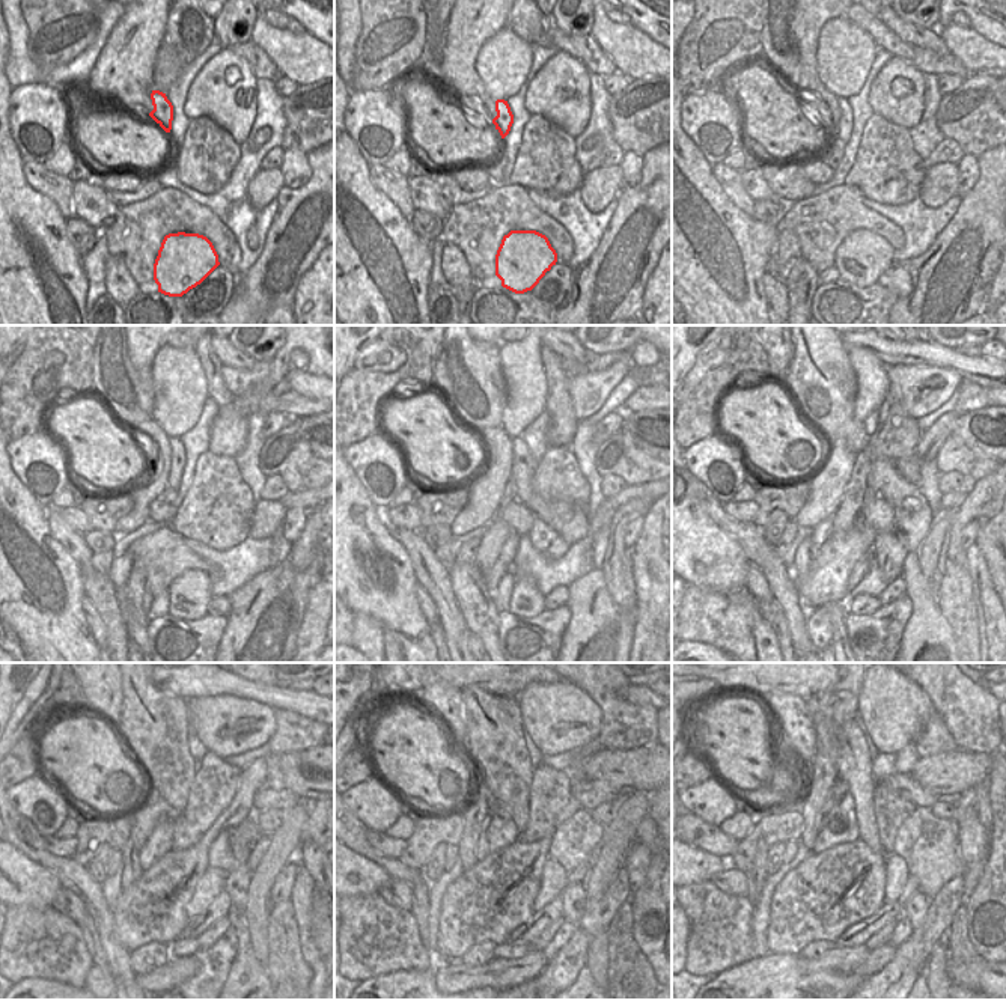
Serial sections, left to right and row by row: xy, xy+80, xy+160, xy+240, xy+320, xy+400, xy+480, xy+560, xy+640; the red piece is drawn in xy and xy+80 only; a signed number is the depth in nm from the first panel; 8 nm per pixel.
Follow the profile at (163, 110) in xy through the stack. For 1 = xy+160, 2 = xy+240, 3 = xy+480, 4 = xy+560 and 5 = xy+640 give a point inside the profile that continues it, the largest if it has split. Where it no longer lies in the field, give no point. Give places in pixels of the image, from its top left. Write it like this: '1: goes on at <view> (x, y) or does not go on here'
1: goes on at xy+160 (845, 124)
2: goes on at xy+240 (178, 452)
3: goes on at xy+480 (237, 881)
4: goes on at xy+560 (574, 896)
5: goes on at xy+640 (916, 907)

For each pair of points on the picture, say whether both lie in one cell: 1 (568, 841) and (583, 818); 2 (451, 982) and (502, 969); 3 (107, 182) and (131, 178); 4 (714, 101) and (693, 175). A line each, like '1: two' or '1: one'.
1: one
2: one
3: one
4: two

